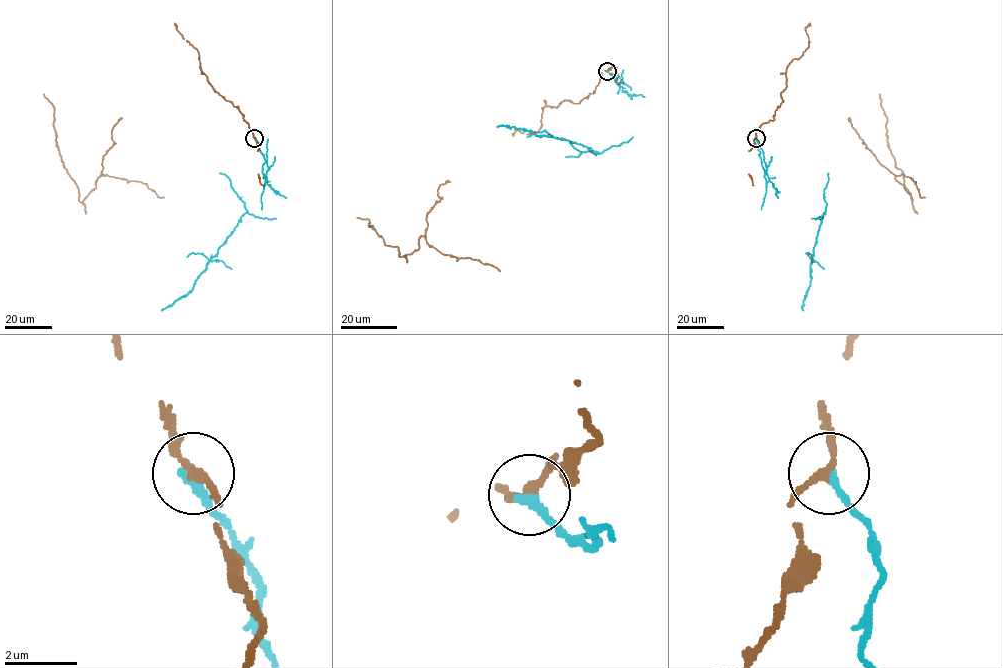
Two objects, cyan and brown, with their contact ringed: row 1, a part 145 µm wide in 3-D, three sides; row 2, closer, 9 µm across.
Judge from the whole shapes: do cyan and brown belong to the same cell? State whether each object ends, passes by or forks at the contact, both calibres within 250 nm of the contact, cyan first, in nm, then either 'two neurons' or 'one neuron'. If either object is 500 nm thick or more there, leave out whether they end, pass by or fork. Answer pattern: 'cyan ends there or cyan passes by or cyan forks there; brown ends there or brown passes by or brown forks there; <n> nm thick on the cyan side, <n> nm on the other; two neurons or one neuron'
cyan ends there; brown passes by; 260 nm thick on the cyan side, 200 nm on the other; two neurons

